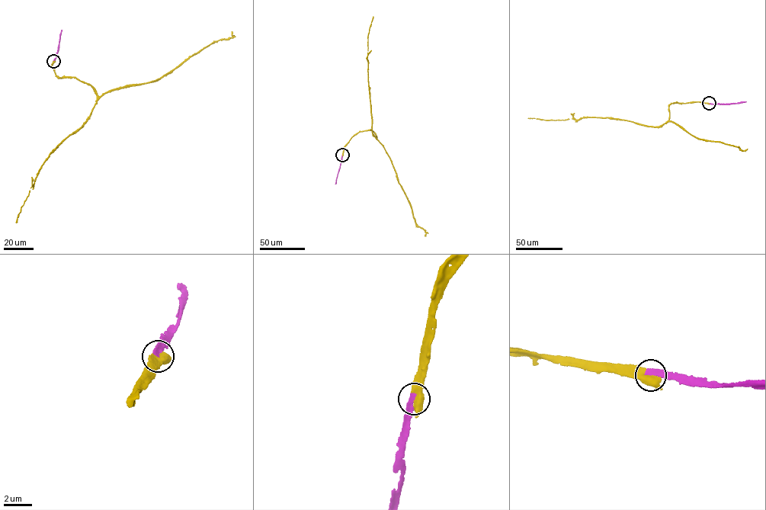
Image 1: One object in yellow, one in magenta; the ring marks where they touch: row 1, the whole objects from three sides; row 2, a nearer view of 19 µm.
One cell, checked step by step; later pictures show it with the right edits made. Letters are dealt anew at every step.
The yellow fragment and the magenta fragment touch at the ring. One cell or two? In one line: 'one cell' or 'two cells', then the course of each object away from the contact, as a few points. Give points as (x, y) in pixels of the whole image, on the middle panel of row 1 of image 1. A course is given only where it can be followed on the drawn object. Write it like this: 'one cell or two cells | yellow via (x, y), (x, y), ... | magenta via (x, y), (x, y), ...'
one cell | yellow via (342, 155), (344, 146), (359, 132), (373, 131), (376, 139), (372, 129), (366, 59), (367, 35), (373, 16) | magenta via (342, 155), (335, 184)

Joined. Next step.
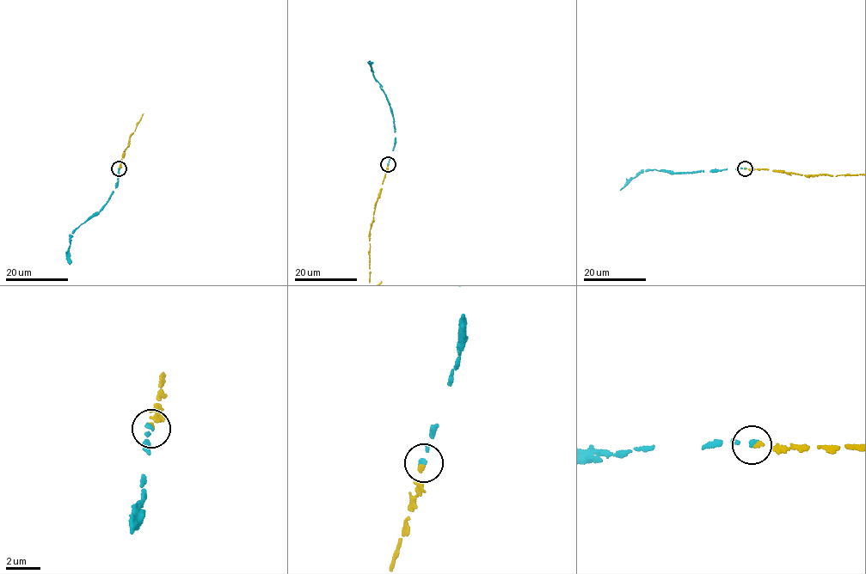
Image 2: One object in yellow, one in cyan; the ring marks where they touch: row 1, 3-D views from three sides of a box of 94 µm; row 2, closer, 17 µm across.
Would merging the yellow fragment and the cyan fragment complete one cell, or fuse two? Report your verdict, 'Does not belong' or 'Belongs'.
Belongs

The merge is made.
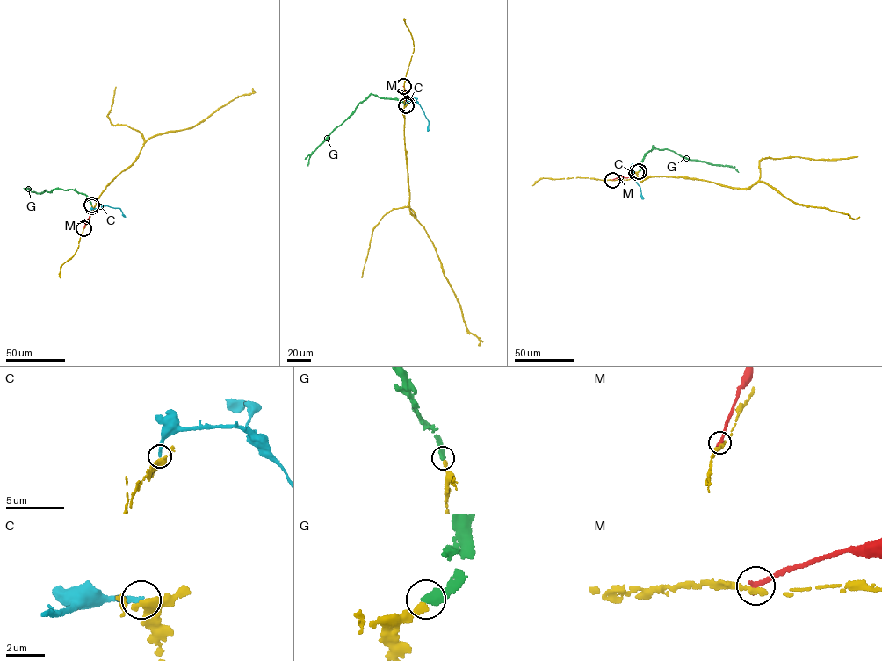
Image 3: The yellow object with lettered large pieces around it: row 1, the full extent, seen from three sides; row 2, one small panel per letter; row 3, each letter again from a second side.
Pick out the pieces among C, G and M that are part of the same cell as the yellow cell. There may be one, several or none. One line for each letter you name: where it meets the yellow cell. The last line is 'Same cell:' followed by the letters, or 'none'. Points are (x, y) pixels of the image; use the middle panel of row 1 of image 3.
G: meets yellow at (406, 105)
Same cell: G

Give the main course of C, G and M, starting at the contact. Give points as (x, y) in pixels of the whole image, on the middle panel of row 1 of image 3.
C: (407, 104), (415, 101), (418, 104), (428, 120), (429, 130)
G: (406, 105), (399, 100), (371, 94), (311, 155), (307, 166)
M: (403, 86), (404, 101)

